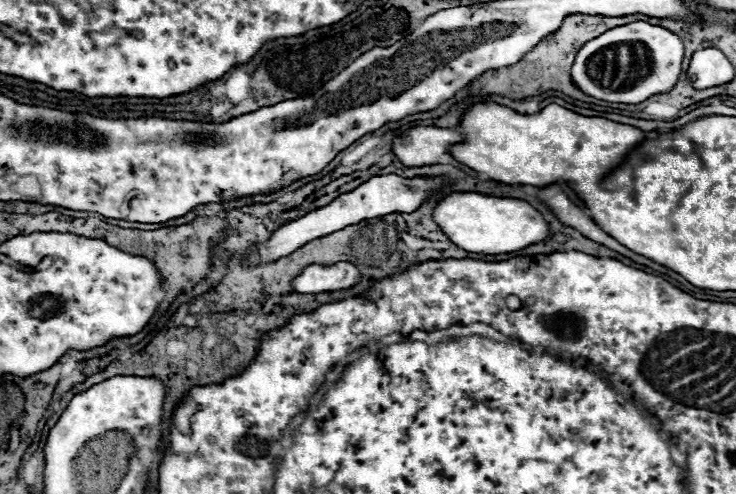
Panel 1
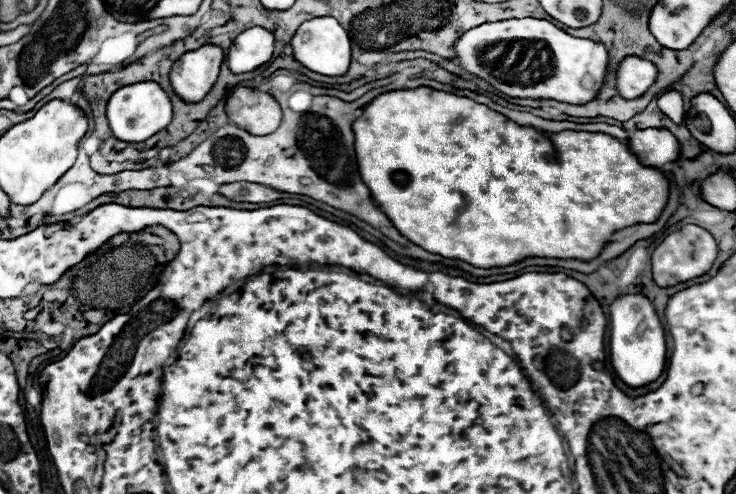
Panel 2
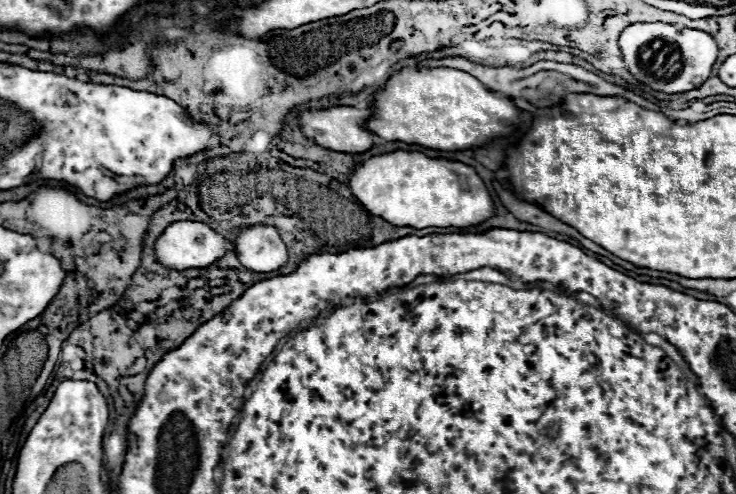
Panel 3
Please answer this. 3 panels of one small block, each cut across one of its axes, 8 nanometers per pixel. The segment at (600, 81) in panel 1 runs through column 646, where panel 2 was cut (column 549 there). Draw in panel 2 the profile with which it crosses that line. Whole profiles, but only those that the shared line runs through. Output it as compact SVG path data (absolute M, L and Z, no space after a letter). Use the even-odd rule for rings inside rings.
M512 18L480 24L454 42L460 66L512 98L542 98L570 104L590 102L600 90L608 52L588 38L574 38L538 18Z

